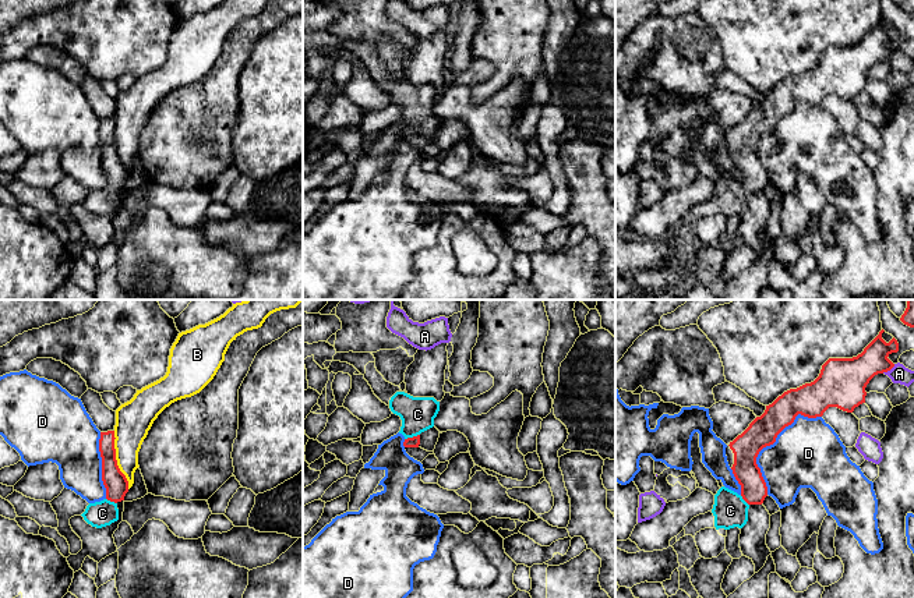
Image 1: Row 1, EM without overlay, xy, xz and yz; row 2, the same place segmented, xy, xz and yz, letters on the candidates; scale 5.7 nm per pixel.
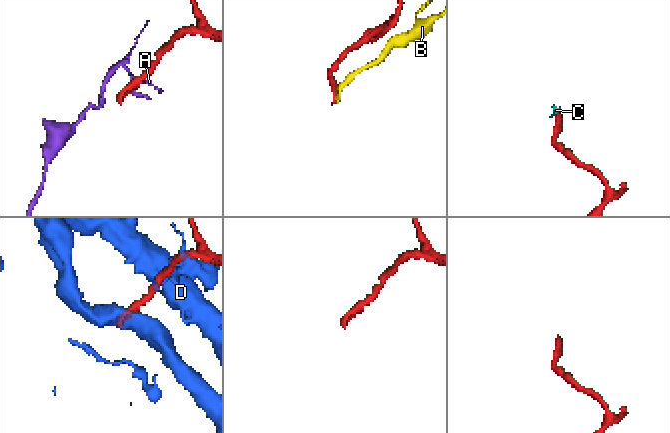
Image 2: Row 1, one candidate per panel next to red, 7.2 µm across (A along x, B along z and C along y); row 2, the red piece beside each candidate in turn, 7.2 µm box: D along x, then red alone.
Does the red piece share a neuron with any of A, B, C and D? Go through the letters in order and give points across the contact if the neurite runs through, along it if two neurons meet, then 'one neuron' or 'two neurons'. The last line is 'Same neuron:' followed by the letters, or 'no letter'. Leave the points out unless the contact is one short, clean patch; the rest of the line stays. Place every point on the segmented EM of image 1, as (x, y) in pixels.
A: two neurons
B: two neurons
C: runs through xz (410, 442), (413, 436), (413, 423), (417, 414); one neuron
D: two neurons
Same neuron: C

